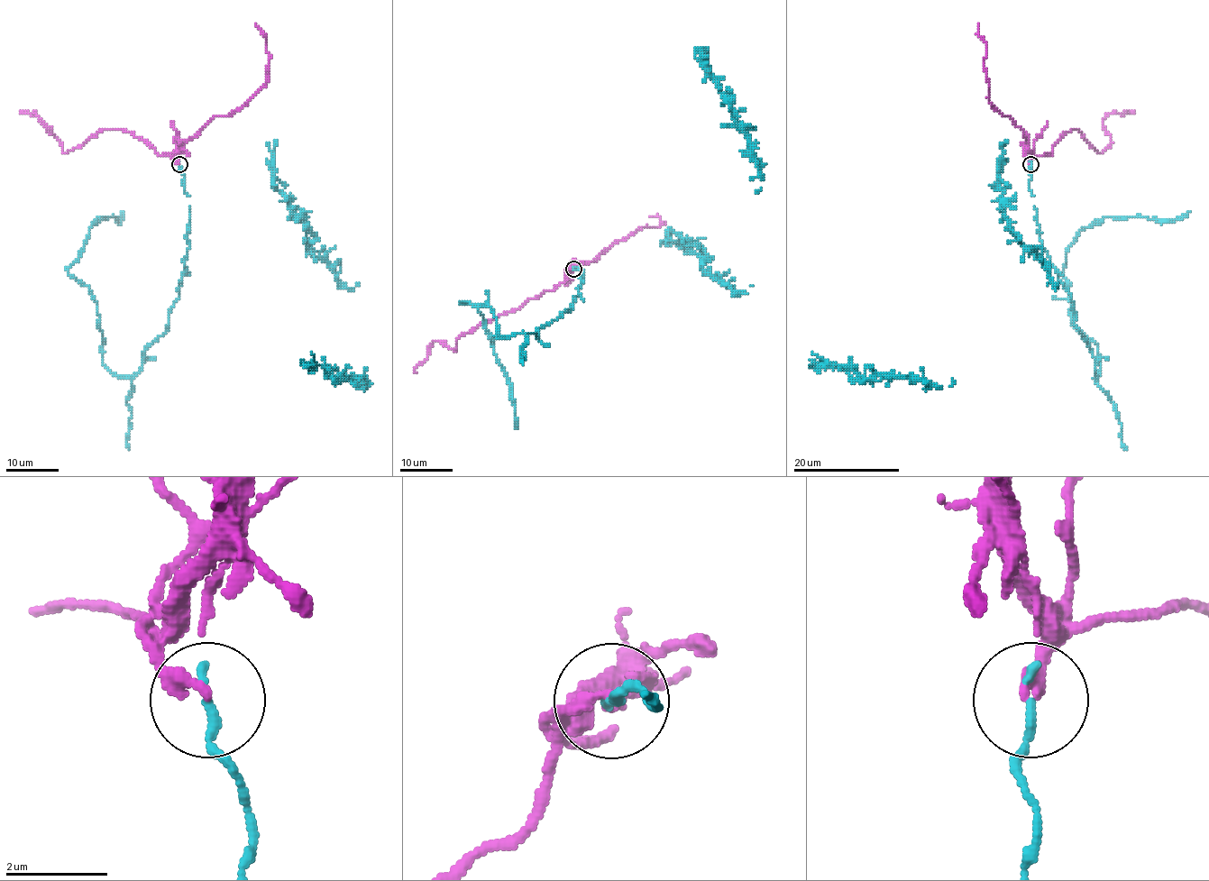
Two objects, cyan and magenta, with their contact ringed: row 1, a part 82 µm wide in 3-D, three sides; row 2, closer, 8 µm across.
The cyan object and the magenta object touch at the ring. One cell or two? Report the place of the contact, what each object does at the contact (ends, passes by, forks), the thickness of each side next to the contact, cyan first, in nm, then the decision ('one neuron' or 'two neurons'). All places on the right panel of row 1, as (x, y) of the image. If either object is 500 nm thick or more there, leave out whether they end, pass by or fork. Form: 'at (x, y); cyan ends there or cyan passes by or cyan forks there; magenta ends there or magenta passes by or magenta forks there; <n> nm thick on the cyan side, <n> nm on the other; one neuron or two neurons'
at (1030, 164); cyan ends there; magenta ends there; 180 nm thick on the cyan side, 240 nm on the other; two neurons

